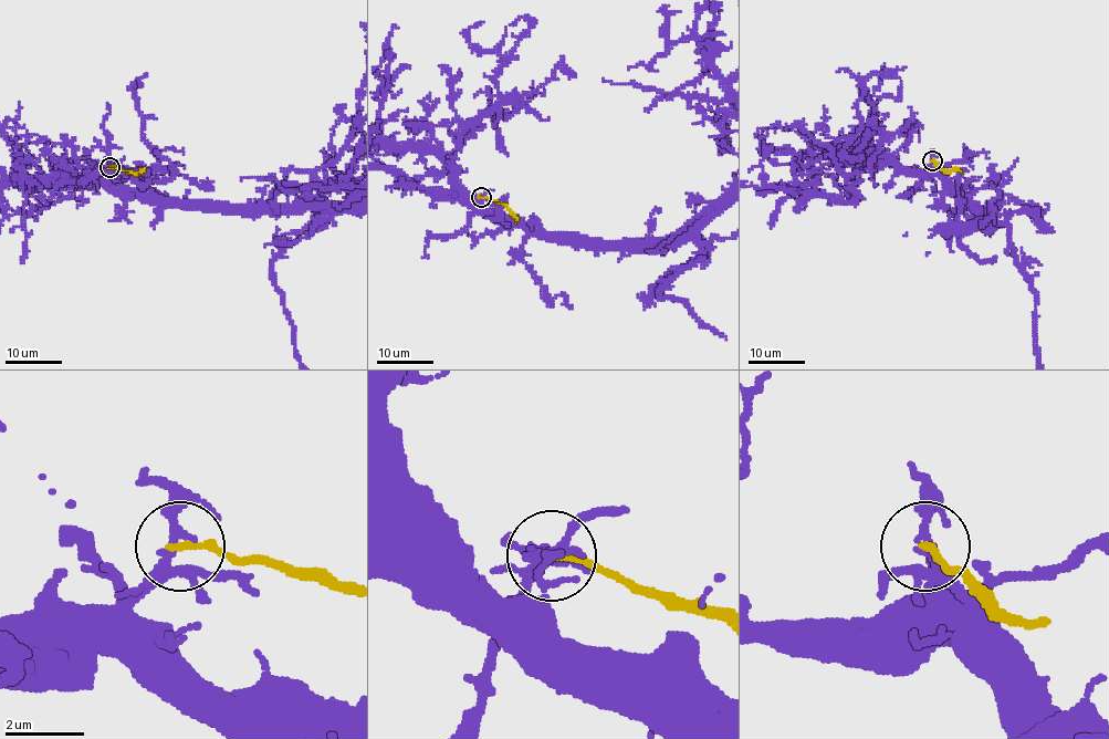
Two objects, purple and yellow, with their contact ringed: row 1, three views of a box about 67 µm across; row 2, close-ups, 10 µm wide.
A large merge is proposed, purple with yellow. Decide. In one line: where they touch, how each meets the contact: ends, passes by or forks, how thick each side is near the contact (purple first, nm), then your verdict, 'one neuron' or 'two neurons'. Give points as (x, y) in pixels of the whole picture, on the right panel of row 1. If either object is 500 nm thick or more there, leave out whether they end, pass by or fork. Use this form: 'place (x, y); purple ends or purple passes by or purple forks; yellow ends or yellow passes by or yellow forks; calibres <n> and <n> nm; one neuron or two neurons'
place (932, 160); purple forks; yellow ends; calibres 190 and 200 nm; two neurons

